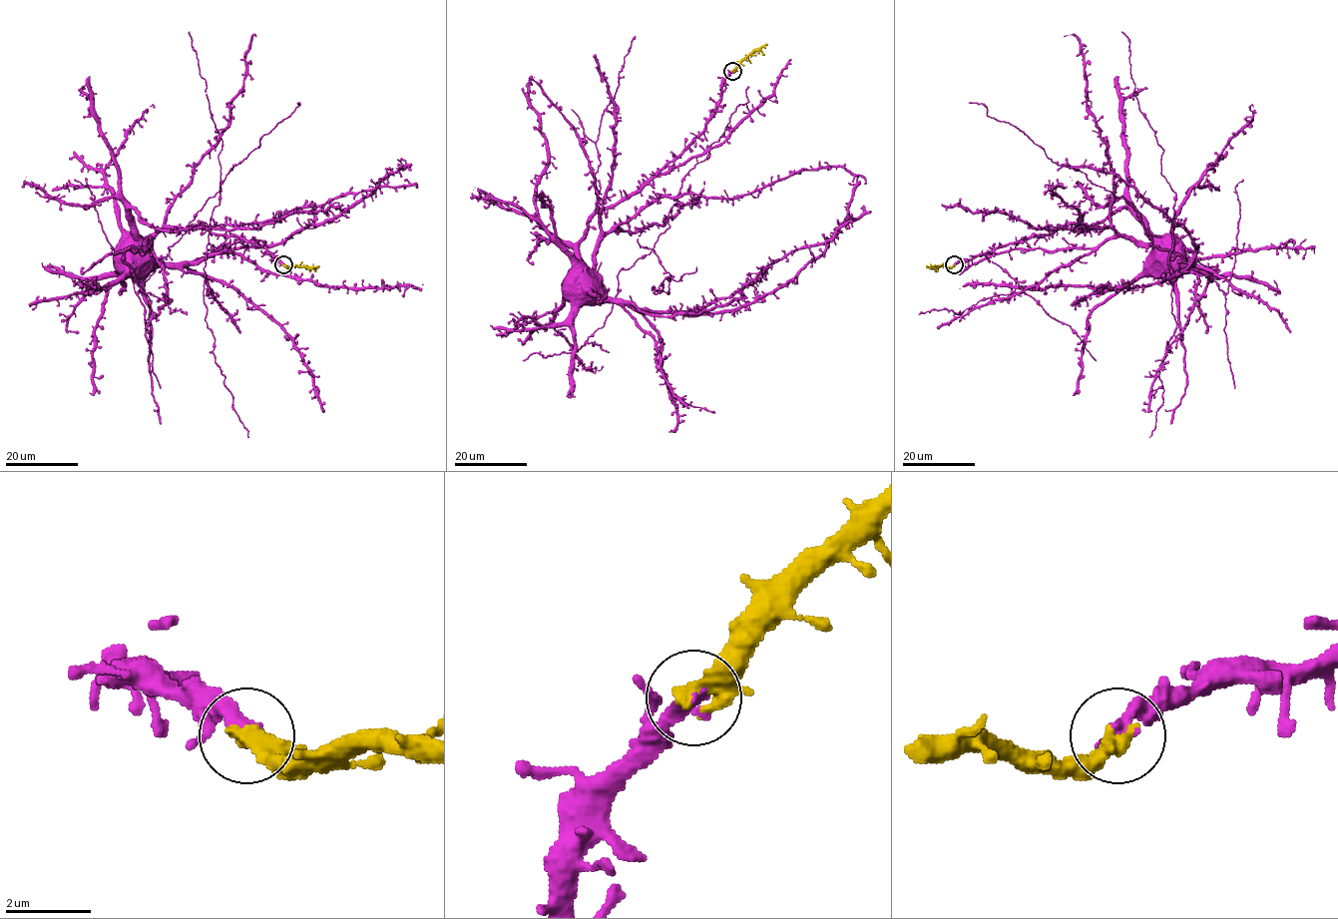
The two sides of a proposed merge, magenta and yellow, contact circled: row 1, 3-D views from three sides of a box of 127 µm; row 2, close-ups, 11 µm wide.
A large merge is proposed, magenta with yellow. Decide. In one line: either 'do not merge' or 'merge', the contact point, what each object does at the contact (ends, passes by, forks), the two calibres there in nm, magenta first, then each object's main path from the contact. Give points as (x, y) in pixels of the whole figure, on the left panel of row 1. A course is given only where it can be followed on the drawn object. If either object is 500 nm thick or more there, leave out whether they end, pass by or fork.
merge | (283, 264) | magenta ends | yellow passes by | 360/360 nm | magenta via (284, 264), (235, 235), (154, 229), (130, 208), (134, 236), (118, 247), (136, 291), (232, 167), (299, 102) | yellow via (284, 264), (319, 266)

